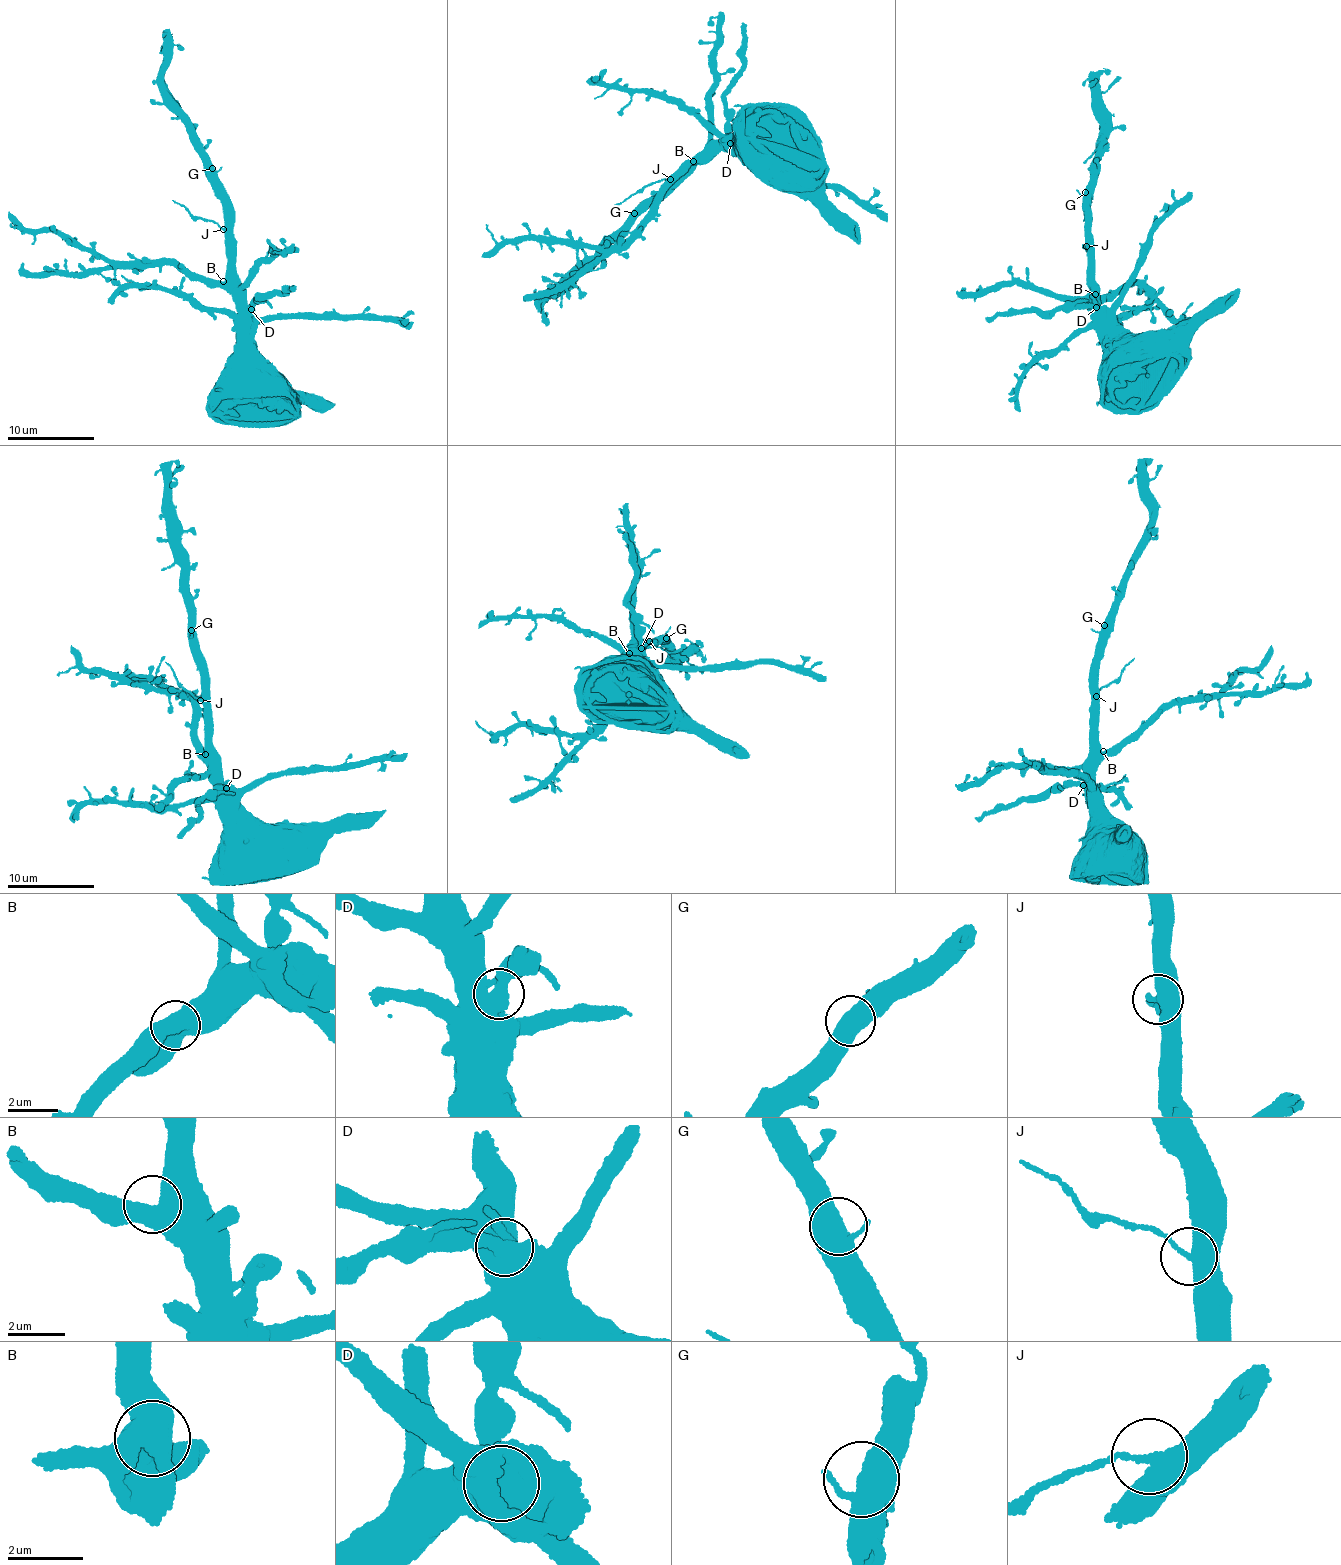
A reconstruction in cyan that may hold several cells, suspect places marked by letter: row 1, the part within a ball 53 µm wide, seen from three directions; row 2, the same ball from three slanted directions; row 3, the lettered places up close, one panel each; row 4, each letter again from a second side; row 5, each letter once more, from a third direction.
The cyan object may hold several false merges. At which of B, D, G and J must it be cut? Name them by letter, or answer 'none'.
D, J

